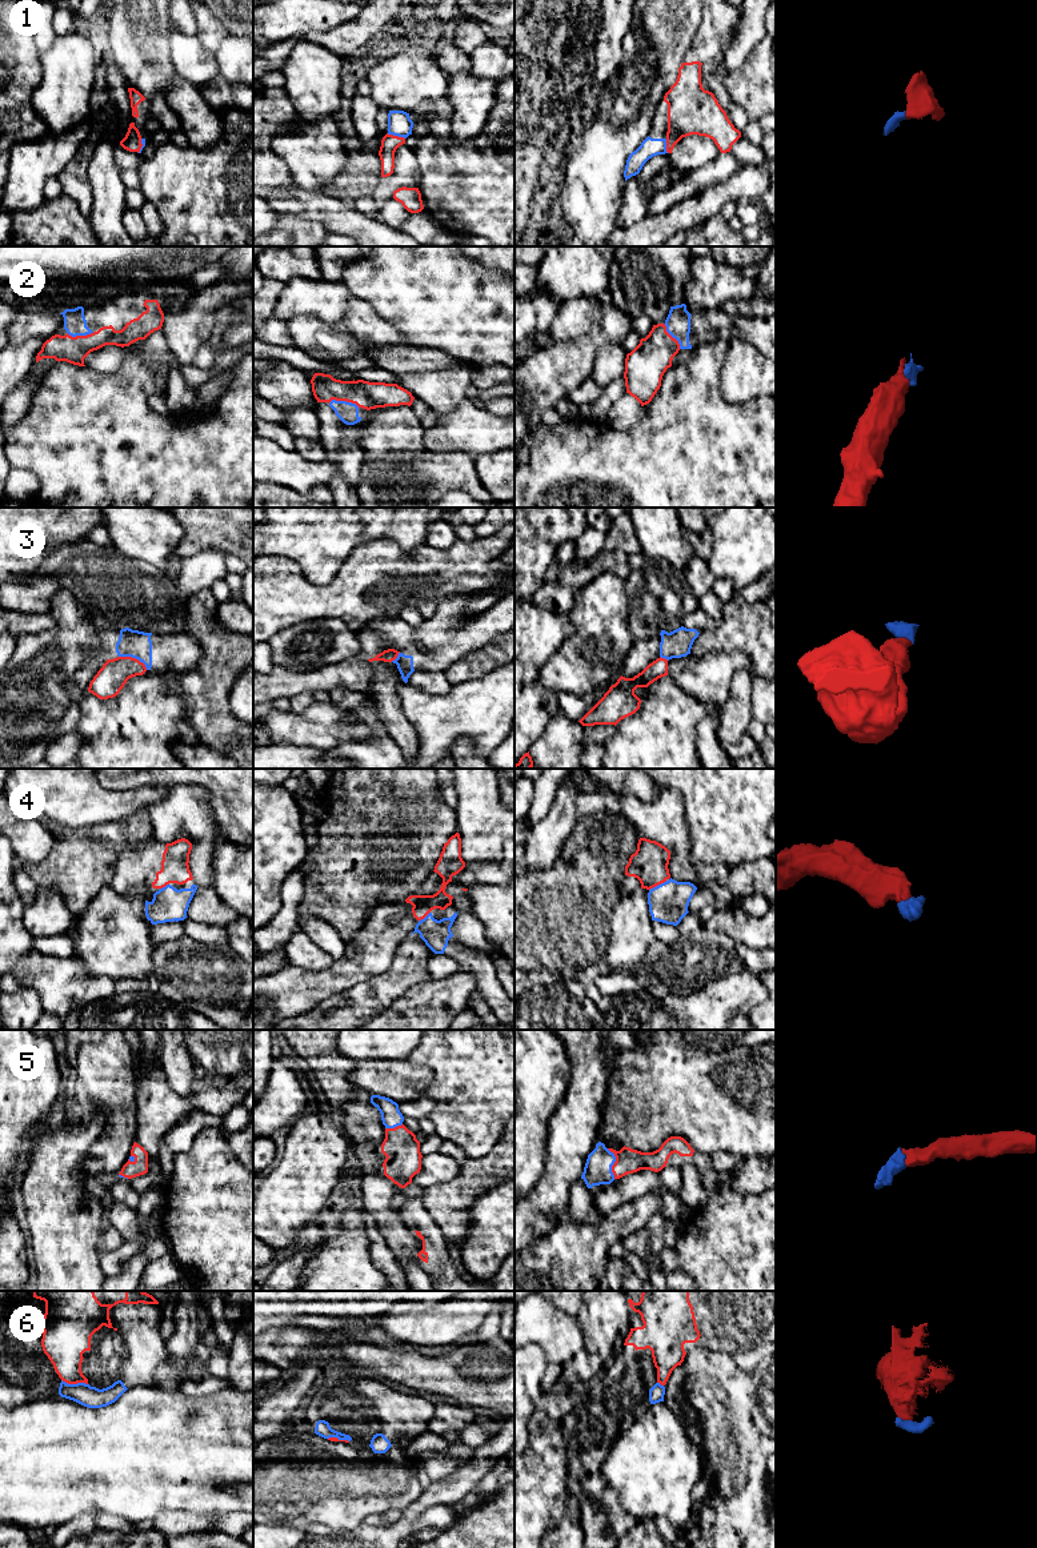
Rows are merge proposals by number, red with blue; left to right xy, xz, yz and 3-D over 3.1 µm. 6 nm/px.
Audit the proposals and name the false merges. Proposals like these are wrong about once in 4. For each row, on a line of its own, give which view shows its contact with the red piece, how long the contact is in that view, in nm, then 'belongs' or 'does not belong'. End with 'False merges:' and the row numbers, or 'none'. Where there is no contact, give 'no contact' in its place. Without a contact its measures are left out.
1: xz | 120 nm | belongs
2: xz | 190 nm | belongs
3: xy | 190 nm | does not belong
4: yz | 130 nm | belongs
5: yz | 190 nm | belongs
6: xy | 160 nm | belongs
False merges: 3

